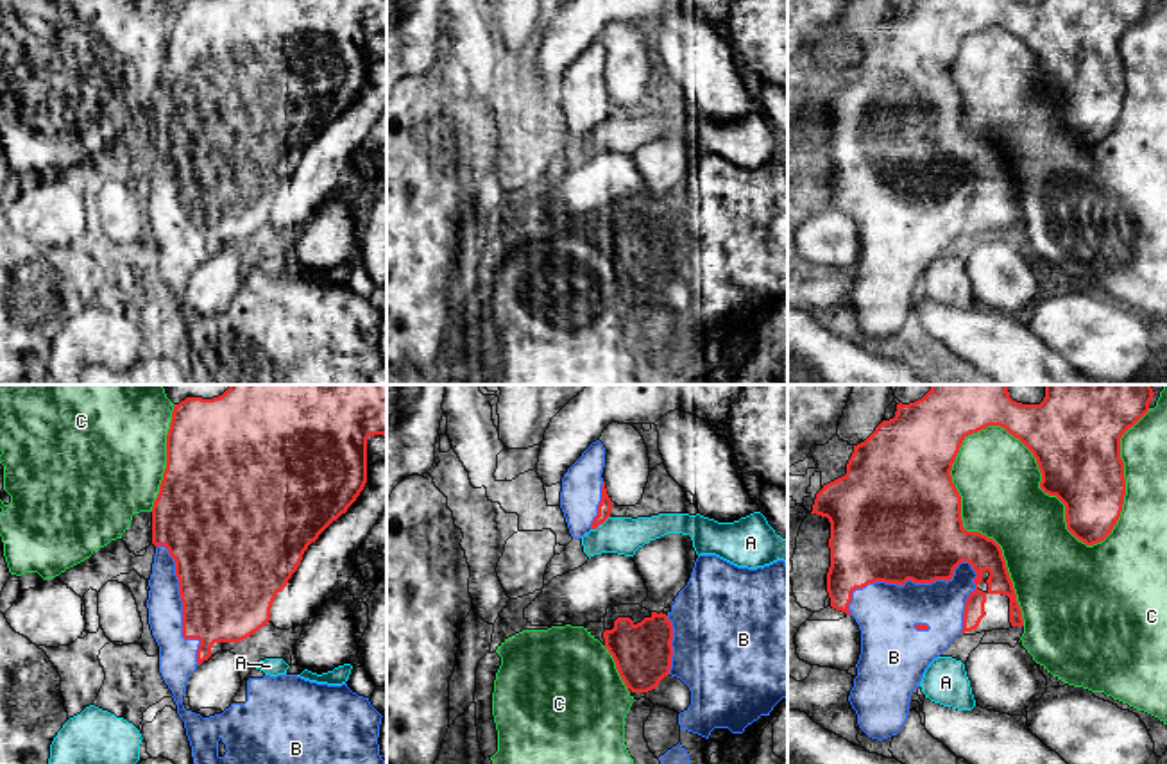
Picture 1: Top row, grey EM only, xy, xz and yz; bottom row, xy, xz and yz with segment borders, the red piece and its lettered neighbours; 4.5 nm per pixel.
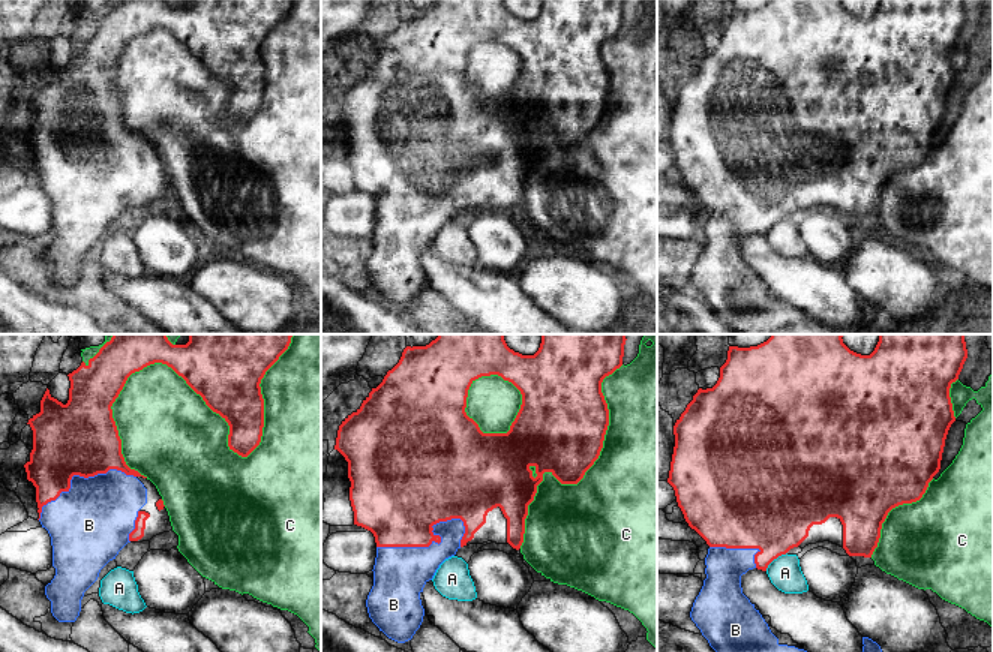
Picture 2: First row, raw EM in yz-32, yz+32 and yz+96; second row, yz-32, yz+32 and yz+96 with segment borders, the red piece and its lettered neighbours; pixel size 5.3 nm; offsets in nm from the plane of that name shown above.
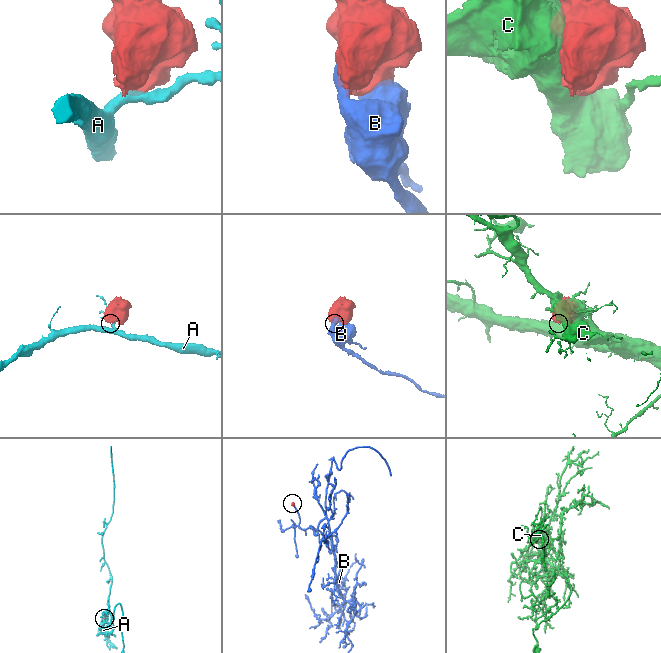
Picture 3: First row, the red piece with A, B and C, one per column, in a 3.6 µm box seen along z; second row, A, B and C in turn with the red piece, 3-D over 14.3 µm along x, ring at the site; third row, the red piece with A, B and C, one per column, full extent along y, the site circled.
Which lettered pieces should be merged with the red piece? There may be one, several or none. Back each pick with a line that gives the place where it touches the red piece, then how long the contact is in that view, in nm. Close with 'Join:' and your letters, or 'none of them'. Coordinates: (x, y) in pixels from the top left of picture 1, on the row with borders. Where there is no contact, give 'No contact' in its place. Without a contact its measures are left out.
B: Touches red at yz (910, 578). Shared border 600 nm
Join: B

